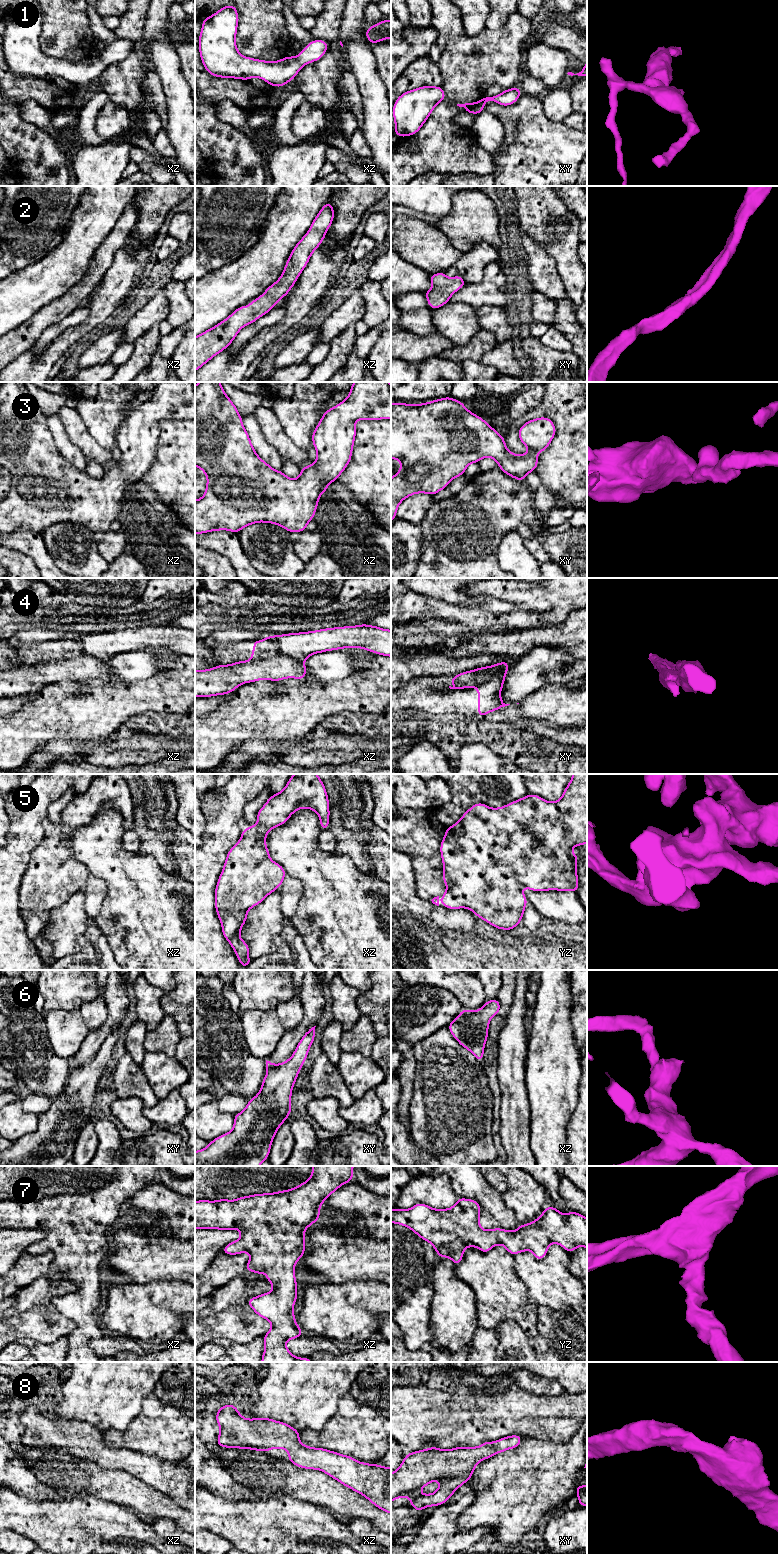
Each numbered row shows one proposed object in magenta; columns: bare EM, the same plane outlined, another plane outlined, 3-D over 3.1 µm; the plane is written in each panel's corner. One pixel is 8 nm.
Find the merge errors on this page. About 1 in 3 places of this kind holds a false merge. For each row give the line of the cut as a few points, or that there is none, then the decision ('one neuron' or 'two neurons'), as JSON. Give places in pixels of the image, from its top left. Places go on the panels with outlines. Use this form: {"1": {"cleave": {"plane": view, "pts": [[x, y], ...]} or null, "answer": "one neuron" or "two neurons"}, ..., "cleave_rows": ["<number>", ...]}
{"1": {"cleave": null, "answer": "one neuron"}, "2": {"cleave": null, "answer": "one neuron"}, "3": {"cleave": null, "answer": "one neuron"}, "4": {"cleave": {"plane": "xz", "pts": [[257, 658], [289, 656], [301, 662]]}, "answer": "two neurons"}, "5": {"cleave": null, "answer": "one neuron"}, "6": {"cleave": null, "answer": "one neuron"}, "7": {"cleave": null, "answer": "one neuron"}, "8": {"cleave": null, "answer": "one neuron"}, "cleave_rows": ["4"]}

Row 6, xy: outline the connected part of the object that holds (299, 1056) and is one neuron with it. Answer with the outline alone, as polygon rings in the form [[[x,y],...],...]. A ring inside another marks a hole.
[[[315,1027],[304,1034],[290,1059],[278,1065],[266,1060],[267,1074],[263,1079],[259,1093],[248,1101],[242,1112],[234,1115],[234,1128],[229,1133],[213,1139],[206,1148],[195,1151],[195,1166],[259,1166],[264,1160],[268,1159],[271,1144],[278,1128],[292,1112],[292,1088],[315,1039]]]

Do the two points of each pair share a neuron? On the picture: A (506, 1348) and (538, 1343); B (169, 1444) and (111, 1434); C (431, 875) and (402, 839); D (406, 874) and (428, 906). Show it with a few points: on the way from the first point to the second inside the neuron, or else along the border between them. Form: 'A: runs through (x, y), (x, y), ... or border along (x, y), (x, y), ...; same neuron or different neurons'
A: runs through (514, 1348), (530, 1347); same neuron
B: runs through (155, 1438), (125, 1438); same neuron
C: runs through (428, 866), (411, 847); same neuron
D: runs through (406, 884), (406, 891), (418, 903); same neuron

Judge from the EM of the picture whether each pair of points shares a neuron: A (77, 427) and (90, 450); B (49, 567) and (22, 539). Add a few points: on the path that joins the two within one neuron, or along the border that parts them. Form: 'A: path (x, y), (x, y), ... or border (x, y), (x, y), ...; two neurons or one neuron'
A: path (78, 433), (87, 444); one neuron
B: path (43, 560), (29, 545); one neuron

